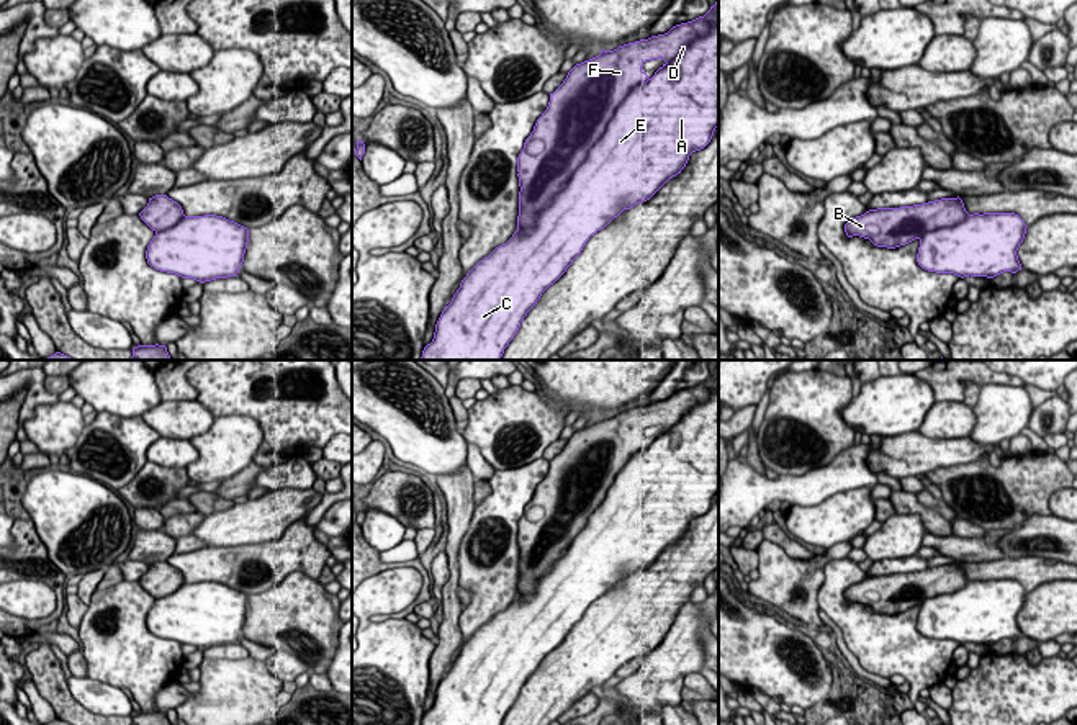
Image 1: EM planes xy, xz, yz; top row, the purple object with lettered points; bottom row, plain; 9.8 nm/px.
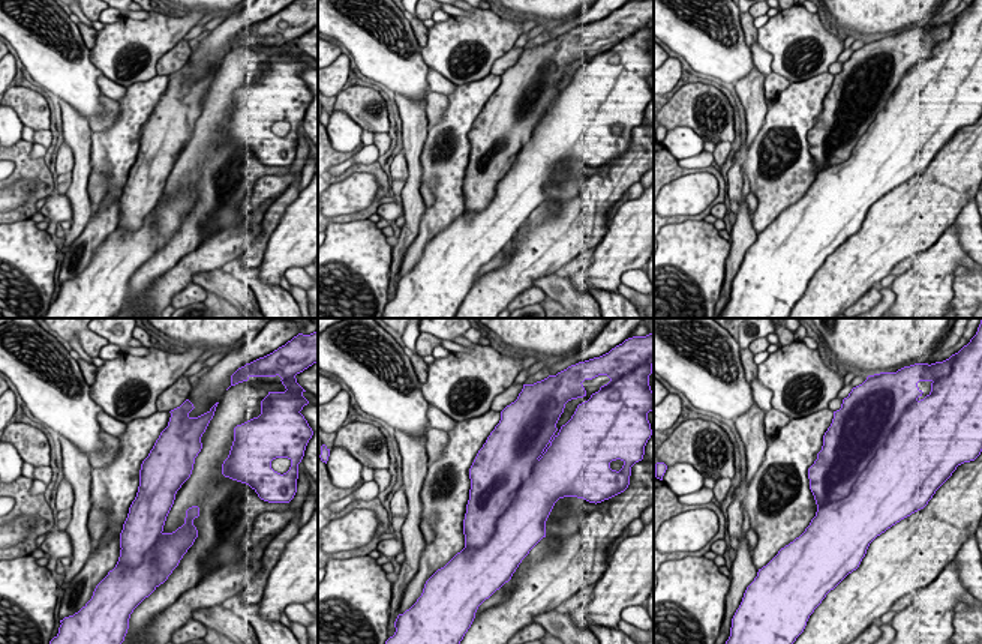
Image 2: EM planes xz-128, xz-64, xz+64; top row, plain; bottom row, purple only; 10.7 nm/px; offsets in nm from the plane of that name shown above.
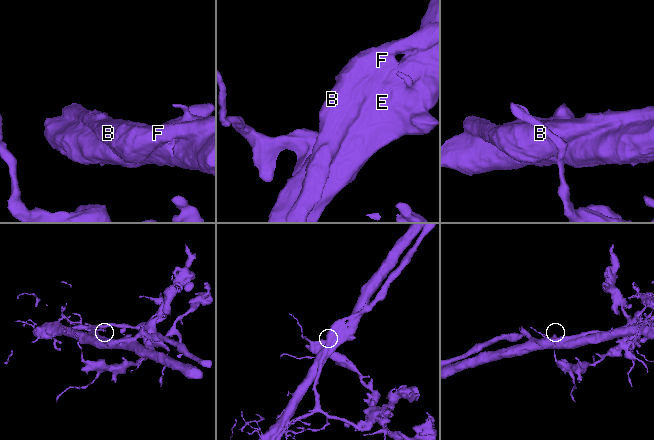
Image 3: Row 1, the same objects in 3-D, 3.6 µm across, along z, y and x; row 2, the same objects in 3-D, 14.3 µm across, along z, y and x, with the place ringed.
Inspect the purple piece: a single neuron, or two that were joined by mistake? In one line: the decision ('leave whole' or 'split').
split

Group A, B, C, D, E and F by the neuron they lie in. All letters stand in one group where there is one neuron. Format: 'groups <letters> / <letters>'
groups A C E / B D F

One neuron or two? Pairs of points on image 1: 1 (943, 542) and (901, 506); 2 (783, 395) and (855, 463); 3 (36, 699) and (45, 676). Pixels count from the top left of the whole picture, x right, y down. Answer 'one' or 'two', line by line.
1: one
2: two
3: two

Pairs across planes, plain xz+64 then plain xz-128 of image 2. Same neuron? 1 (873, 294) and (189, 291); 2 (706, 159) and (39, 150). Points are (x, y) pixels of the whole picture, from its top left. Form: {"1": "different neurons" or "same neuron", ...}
{"1": "same neuron", "2": "same neuron"}

